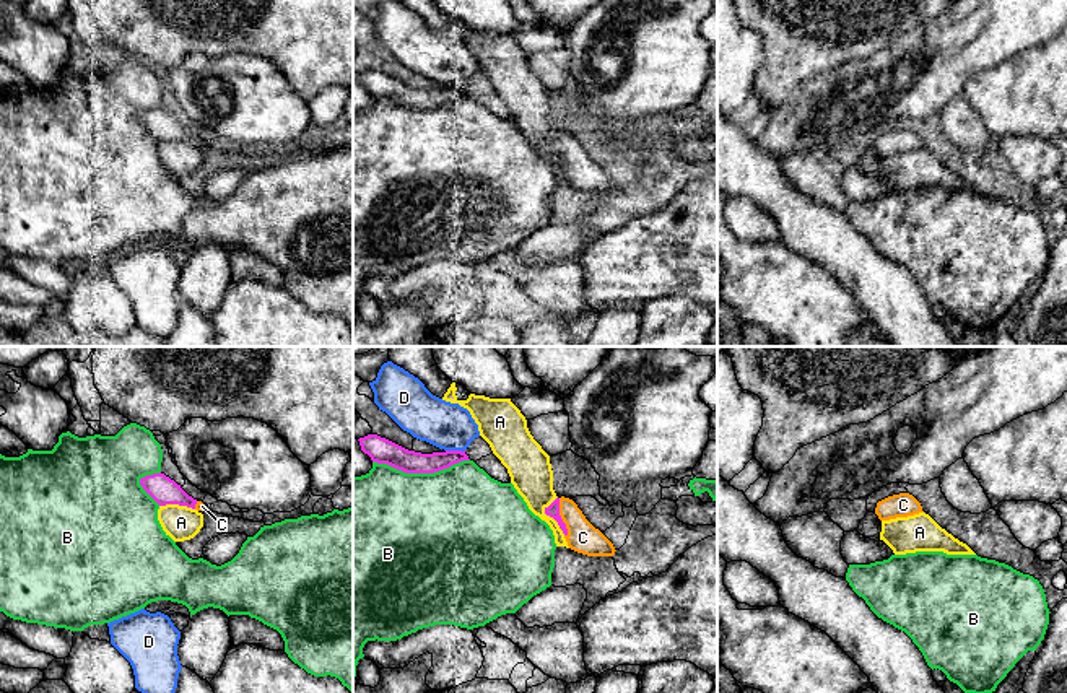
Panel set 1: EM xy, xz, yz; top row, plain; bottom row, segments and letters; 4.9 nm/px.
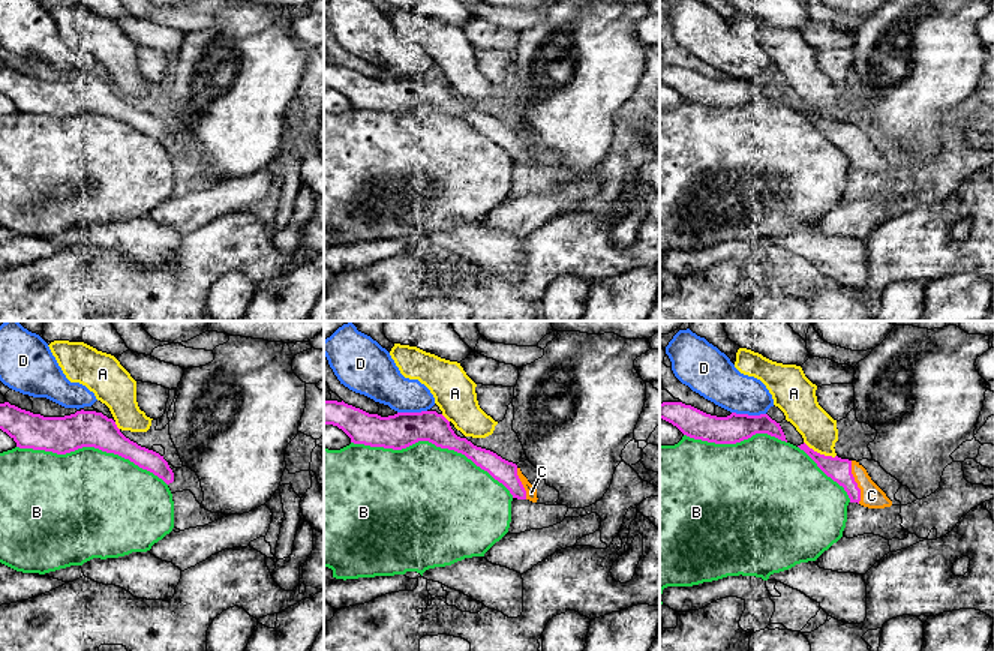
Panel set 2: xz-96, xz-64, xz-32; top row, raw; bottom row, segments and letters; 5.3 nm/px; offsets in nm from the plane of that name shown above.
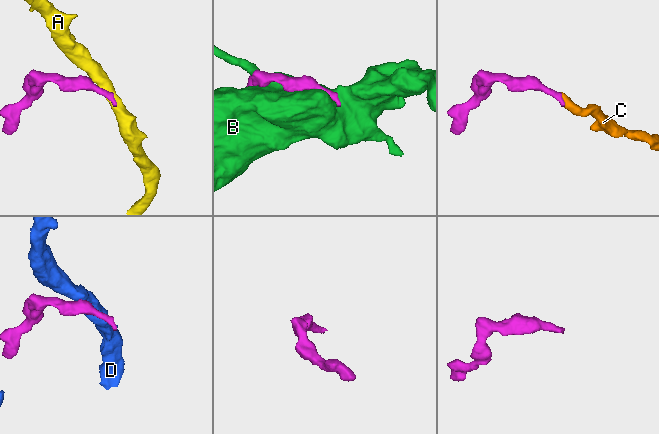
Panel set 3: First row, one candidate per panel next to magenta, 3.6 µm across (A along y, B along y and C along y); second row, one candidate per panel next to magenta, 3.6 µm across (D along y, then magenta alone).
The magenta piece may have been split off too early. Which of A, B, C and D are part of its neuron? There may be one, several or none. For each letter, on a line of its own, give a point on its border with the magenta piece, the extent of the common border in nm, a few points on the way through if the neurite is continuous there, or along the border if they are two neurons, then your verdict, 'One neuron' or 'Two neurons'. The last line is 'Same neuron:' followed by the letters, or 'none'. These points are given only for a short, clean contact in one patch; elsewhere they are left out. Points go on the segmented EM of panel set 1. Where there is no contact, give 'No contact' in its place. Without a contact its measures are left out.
A: Touches magenta at xz (548, 514). Shared border 200 nm. Two neurons
B: Touches magenta at xz (420, 472). Shared border 480 nm. Two neurons
C: Touches magenta at xz (560, 518). Shared border 200 nm. Path across: xz (553, 509), (560, 518), (583, 537). One neuron
D: Touches magenta at xz (456, 451). Shared border 100 nm. Two neurons
Same neuron: C

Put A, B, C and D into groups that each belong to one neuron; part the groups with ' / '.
A / B / C / D

